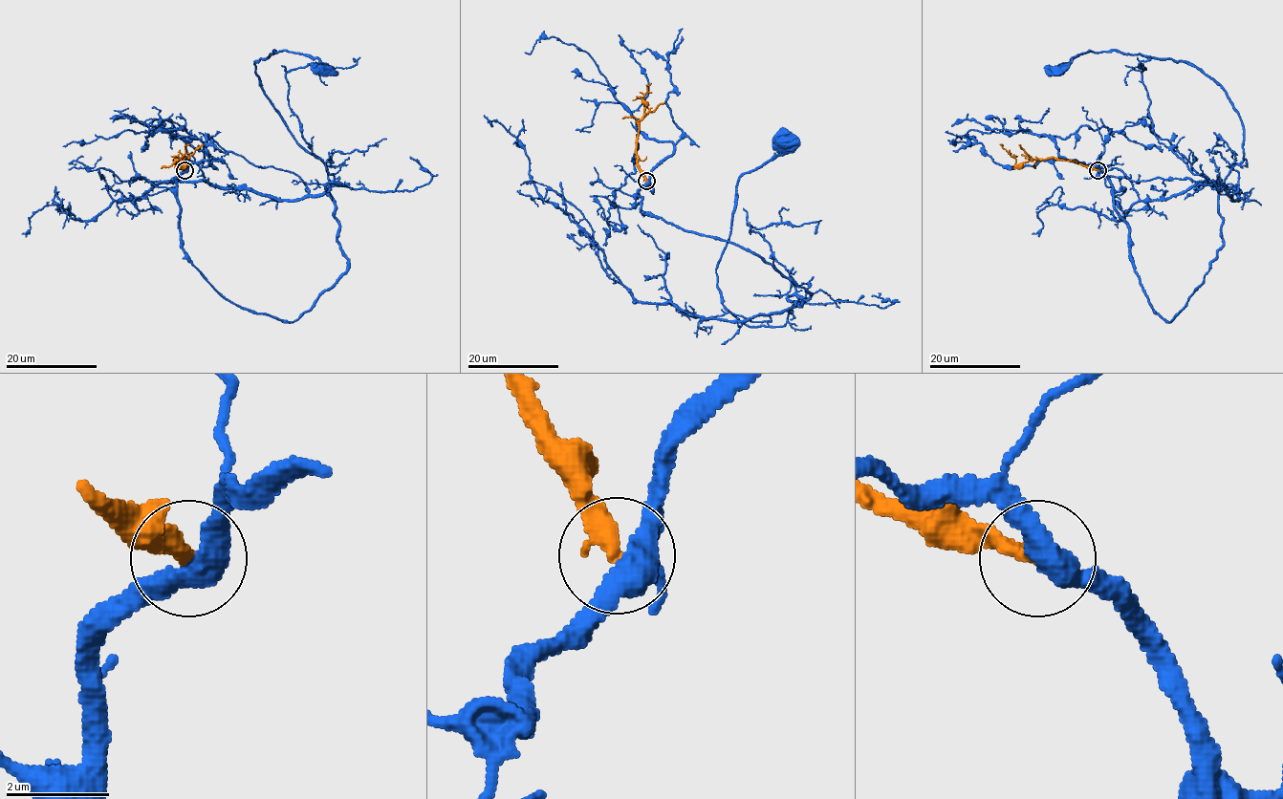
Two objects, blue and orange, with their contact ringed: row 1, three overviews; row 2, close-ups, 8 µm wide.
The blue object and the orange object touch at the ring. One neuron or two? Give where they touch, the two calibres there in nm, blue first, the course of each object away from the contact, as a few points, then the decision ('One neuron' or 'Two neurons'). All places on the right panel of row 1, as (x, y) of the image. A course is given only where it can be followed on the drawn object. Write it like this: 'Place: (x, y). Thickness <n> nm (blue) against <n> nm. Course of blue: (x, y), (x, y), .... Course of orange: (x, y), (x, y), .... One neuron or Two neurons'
Place: (1098, 170). Thickness 460 nm (blue) against 320 nm. Course of blue: (1098, 170), (1168, 322), (1223, 243), (1211, 183), (1236, 189), (1202, 182), (1119, 220), (1048, 205), (1032, 234). Course of orange: (1098, 170), (1071, 161), (1039, 159), (1017, 164), (1000, 143). Two neurons

